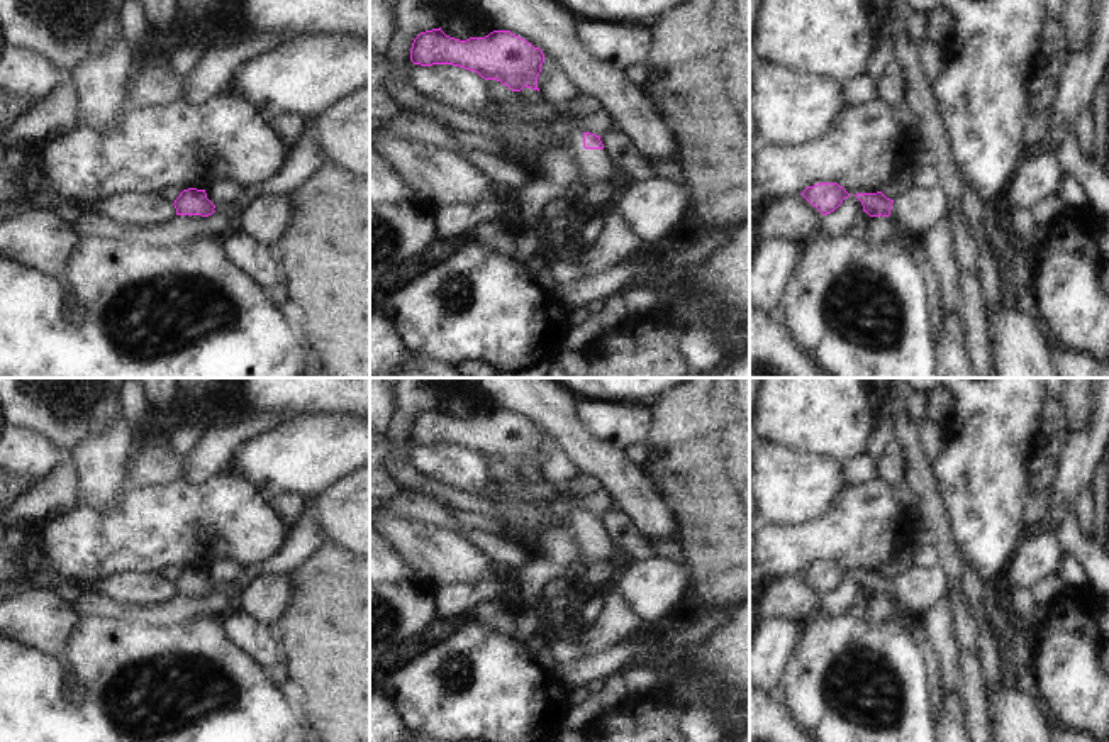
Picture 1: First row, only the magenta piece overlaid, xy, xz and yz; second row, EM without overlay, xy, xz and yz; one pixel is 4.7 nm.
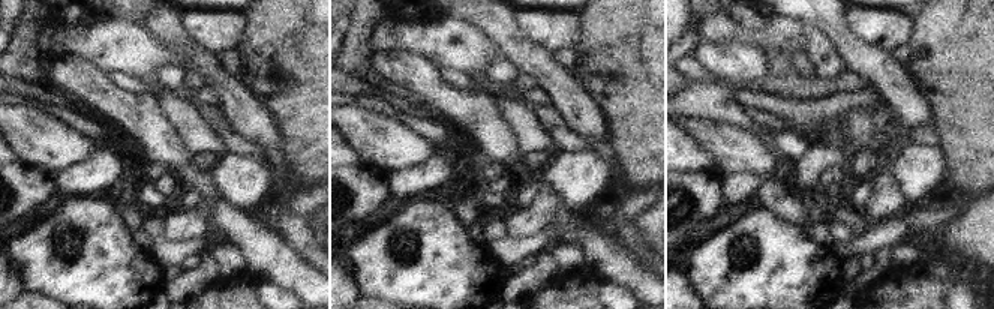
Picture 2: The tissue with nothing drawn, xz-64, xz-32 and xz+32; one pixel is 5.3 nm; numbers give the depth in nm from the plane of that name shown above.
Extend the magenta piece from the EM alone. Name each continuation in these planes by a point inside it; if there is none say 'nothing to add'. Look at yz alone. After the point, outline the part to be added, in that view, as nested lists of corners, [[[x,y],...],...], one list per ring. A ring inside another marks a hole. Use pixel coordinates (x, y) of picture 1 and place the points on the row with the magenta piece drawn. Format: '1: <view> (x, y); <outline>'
nothing to add

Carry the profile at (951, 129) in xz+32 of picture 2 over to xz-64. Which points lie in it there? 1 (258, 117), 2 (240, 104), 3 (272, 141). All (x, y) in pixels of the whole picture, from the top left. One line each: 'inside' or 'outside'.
1: outside
2: outside
3: outside

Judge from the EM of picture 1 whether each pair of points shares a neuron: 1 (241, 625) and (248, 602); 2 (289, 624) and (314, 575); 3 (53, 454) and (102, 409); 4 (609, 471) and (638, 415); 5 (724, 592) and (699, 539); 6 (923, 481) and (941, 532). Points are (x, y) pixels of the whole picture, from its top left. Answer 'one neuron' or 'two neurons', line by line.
1: two neurons
2: one neuron
3: two neurons
4: two neurons
5: one neuron
6: one neuron

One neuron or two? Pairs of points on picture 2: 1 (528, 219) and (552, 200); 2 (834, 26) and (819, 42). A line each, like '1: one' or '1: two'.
1: one
2: two

